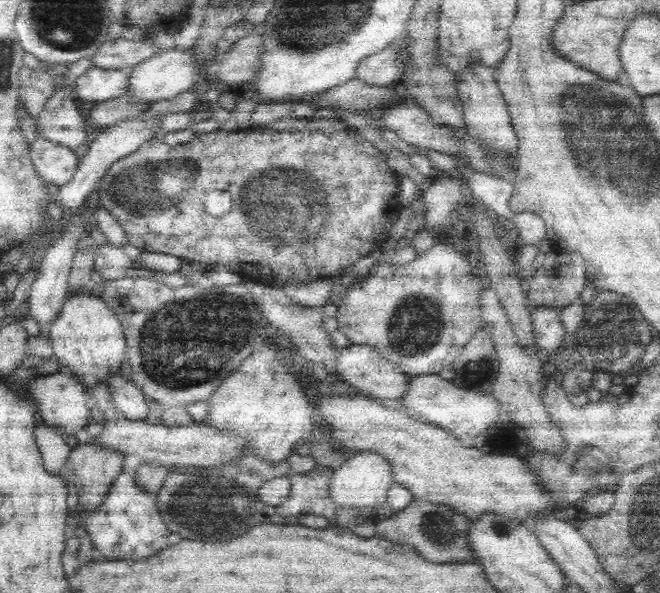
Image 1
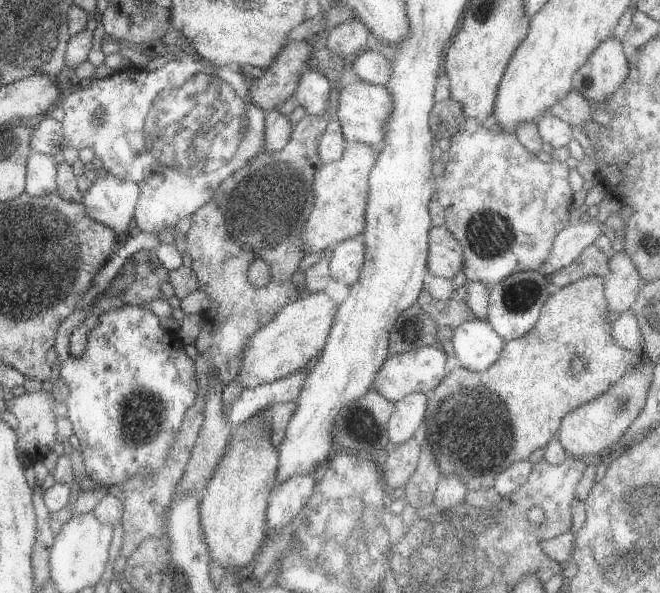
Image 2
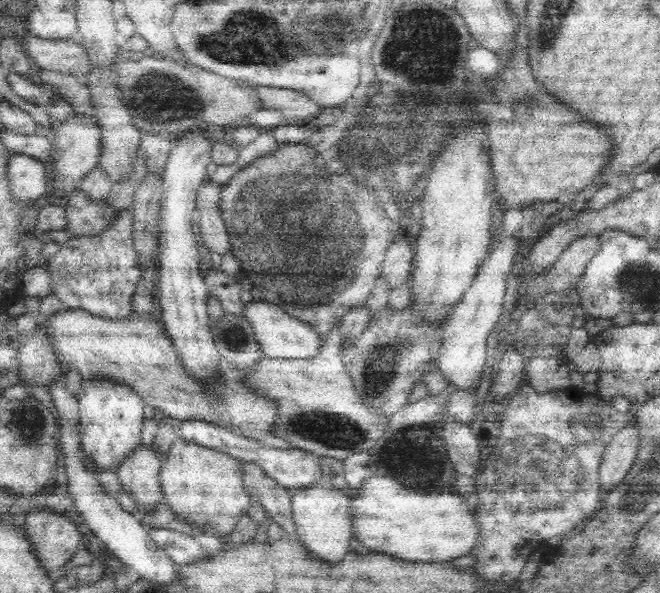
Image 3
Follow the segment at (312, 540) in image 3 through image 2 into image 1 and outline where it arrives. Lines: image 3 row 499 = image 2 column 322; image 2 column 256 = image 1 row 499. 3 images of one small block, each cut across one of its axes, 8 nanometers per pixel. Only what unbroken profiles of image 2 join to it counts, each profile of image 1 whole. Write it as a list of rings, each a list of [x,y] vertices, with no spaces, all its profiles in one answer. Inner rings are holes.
[[[362,452],[344,460],[344,464],[340,464],[340,468],[334,470],[332,484],[330,484],[330,498],[338,510],[374,510],[376,512],[386,504],[388,490],[392,488],[392,484],[396,482],[392,478],[392,470],[386,458],[376,452]]]

